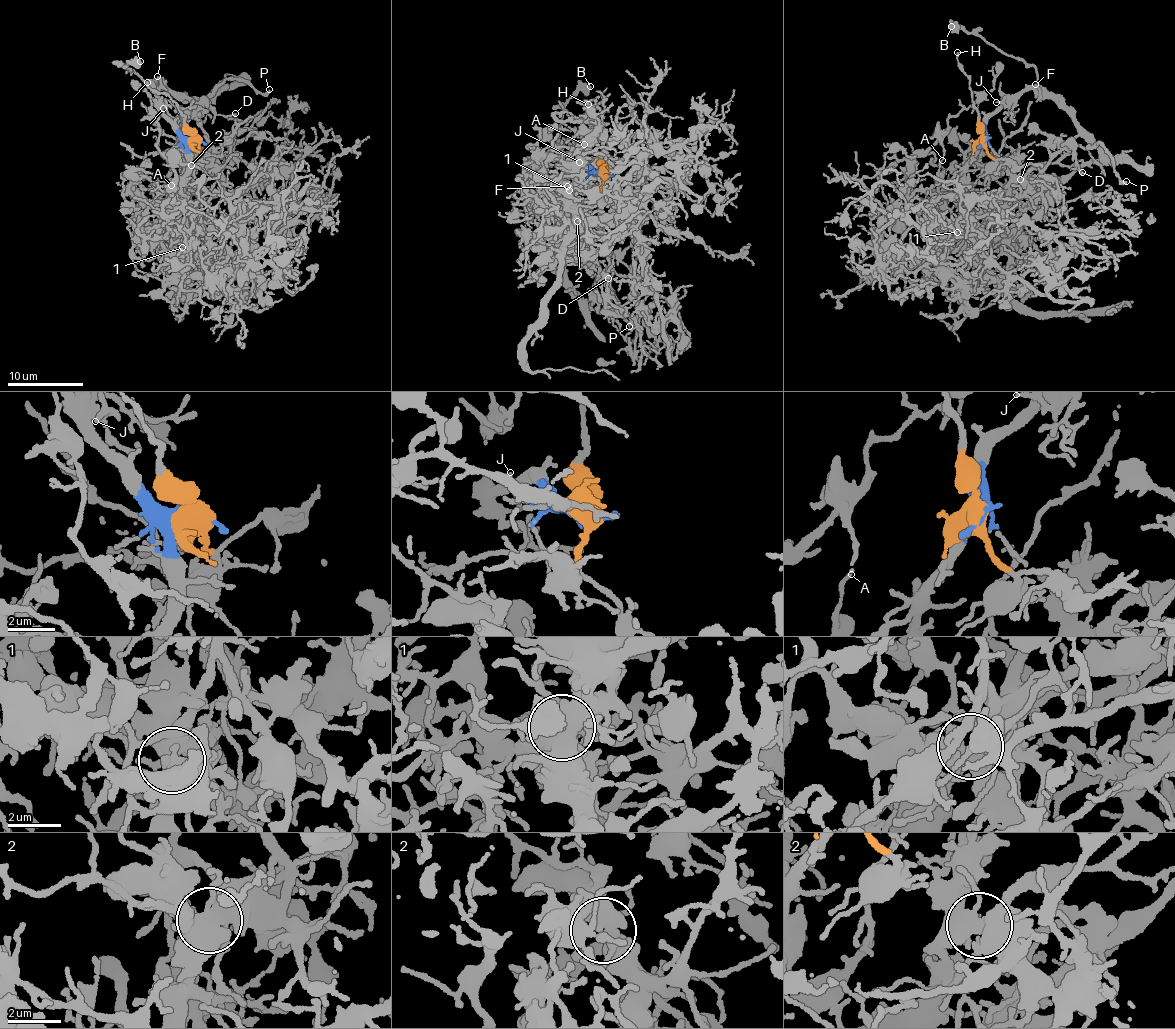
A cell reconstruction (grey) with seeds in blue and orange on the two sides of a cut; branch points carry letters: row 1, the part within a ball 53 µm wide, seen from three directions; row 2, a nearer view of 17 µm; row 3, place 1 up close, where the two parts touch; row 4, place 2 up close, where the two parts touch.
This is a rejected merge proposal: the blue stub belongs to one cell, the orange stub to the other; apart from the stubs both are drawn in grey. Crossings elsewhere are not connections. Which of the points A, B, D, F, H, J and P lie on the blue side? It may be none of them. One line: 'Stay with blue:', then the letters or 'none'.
Stay with blue: B, D, F, J

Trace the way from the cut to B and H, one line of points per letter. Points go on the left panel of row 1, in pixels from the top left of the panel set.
B: (196, 137), (183, 134), (169, 121), (147, 81), (124, 68), (140, 62)
H: (196, 138), (176, 102), (150, 88), (146, 82)

